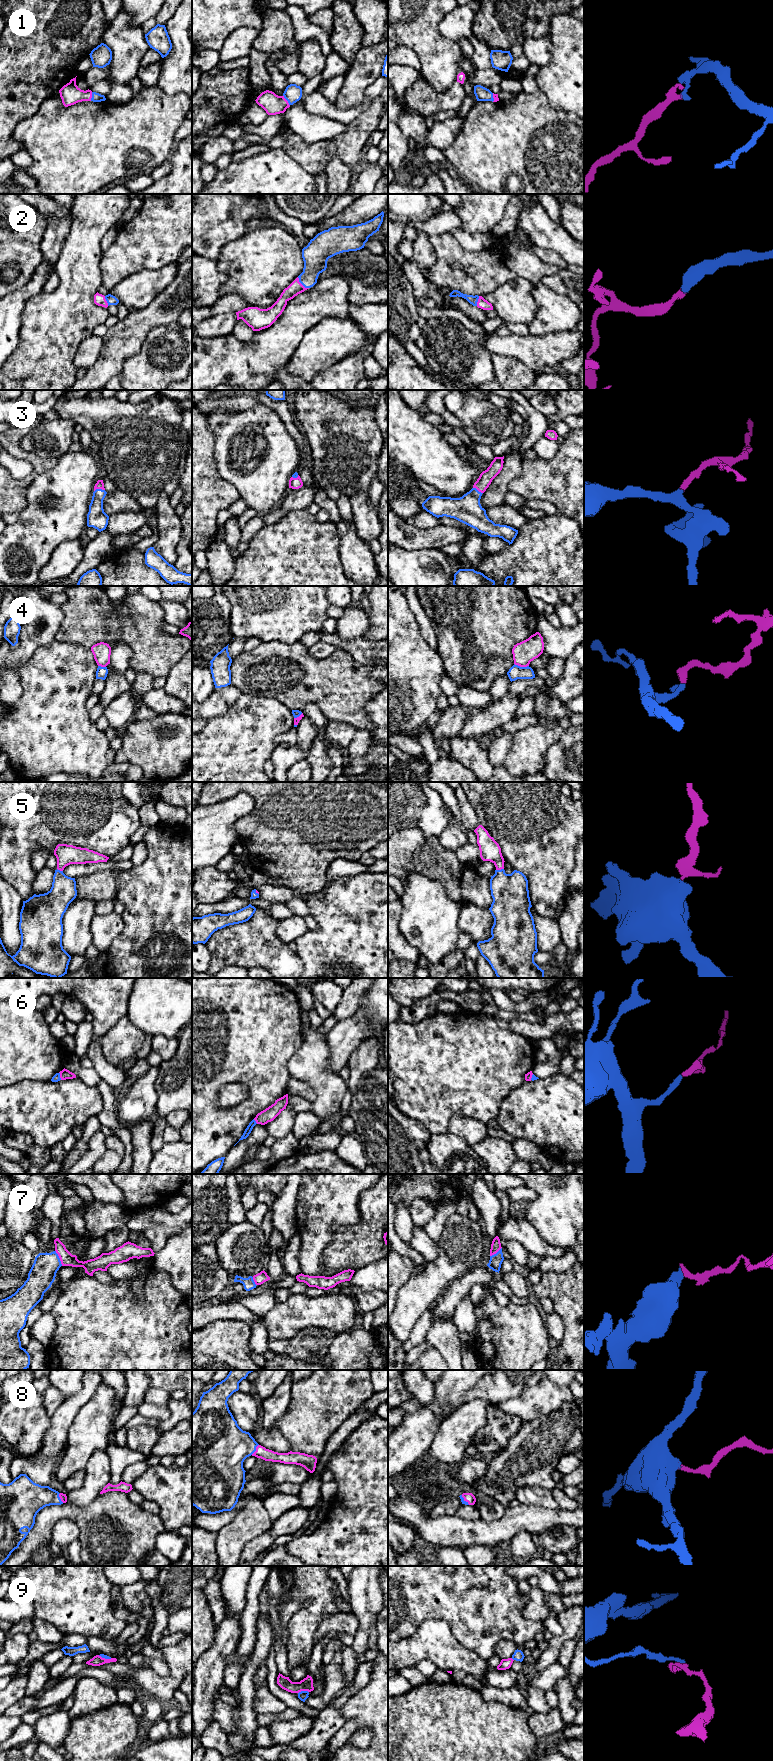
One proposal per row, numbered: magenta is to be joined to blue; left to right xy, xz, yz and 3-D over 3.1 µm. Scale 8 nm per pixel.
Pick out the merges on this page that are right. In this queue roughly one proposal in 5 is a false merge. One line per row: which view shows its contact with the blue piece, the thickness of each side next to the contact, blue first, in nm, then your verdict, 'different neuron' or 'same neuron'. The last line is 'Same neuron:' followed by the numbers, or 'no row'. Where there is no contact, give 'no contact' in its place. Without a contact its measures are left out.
1: xz | 140/160 nm | same neuron
2: xz | 200/110 nm | same neuron
3: xy | 160/60 nm | same neuron
4: yz | 110/180 nm | different neuron
5: yz | 300/160 nm | same neuron
6: xy | 60/80 nm | same neuron
7: xy | 220/110 nm | different neuron
8: xz | 400/100 nm | same neuron
9: xz | 80/100 nm | different neuron
Same neuron: 1, 2, 3, 5, 6, 8

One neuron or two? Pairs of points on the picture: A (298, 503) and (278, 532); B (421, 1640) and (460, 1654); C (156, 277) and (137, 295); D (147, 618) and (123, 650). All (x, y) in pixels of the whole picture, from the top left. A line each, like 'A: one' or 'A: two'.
A: two
B: one
C: one
D: two

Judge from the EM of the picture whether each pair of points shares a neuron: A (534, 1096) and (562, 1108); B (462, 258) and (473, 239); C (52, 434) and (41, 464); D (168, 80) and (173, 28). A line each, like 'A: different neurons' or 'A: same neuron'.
A: same neuron
B: different neurons
C: different neurons
D: same neuron

